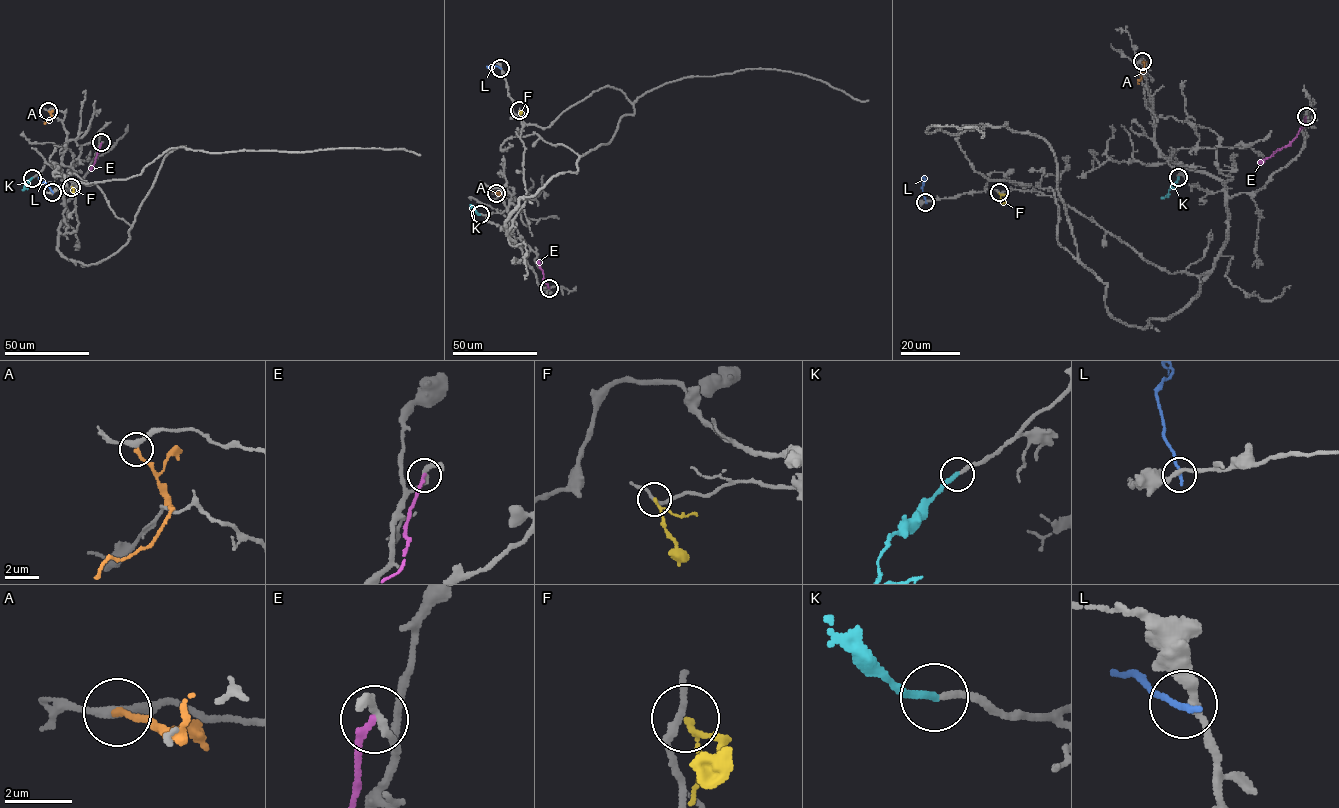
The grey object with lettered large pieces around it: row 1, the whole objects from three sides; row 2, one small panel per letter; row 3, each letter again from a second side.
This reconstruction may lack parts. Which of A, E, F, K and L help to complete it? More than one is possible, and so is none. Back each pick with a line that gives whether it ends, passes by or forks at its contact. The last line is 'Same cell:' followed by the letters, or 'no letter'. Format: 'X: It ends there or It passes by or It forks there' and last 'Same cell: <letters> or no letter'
K: It ends there
Same cell: K

